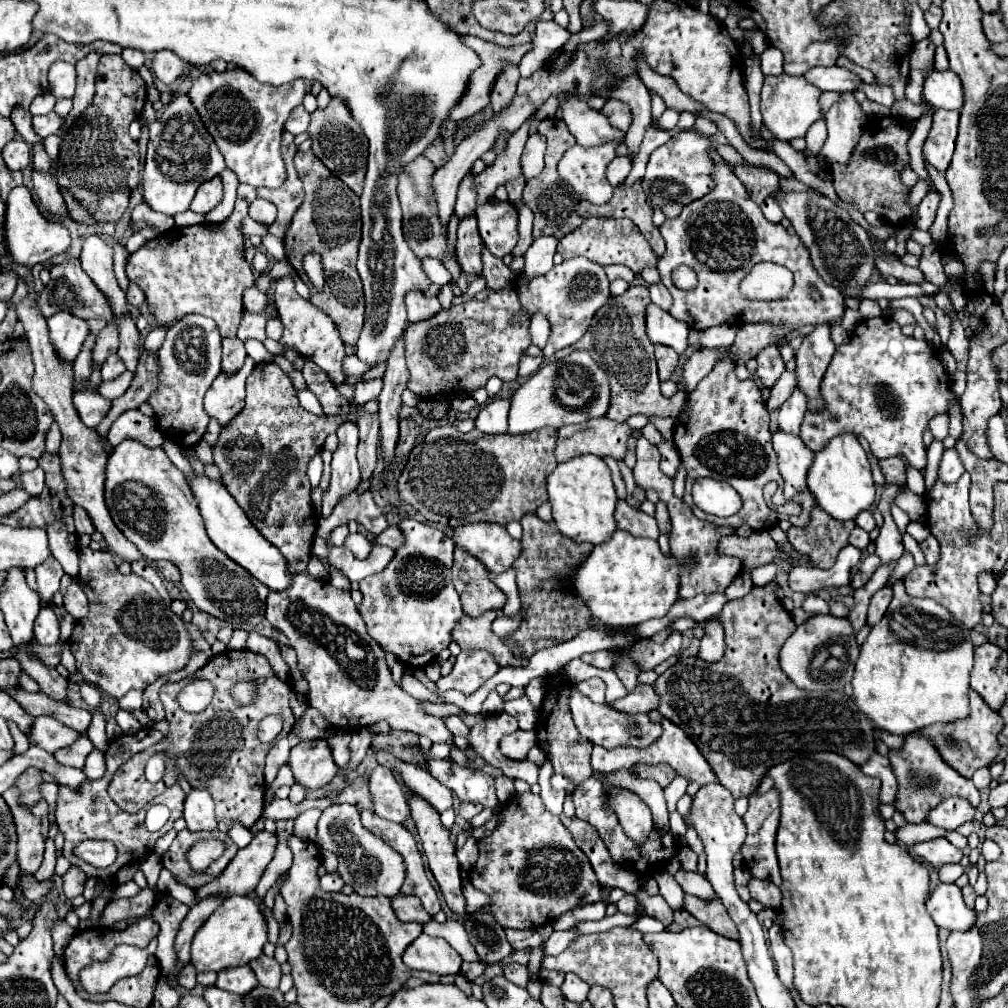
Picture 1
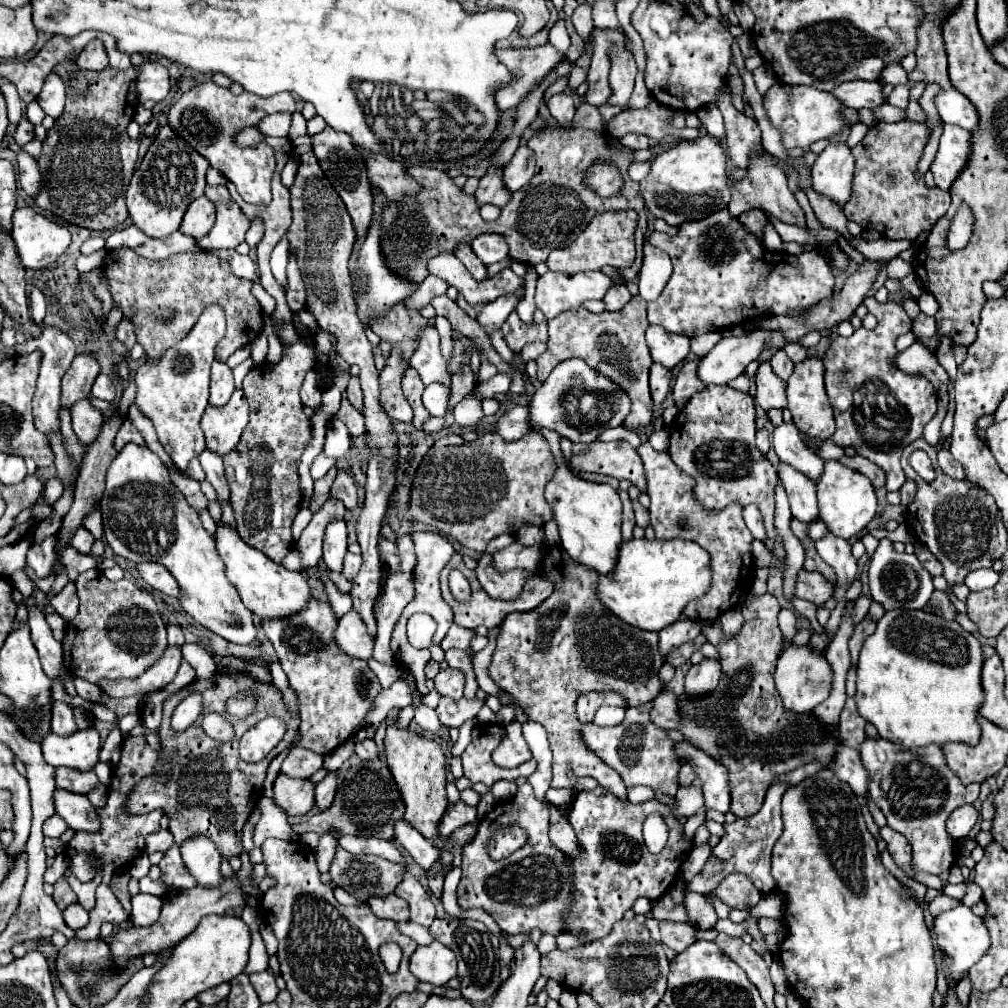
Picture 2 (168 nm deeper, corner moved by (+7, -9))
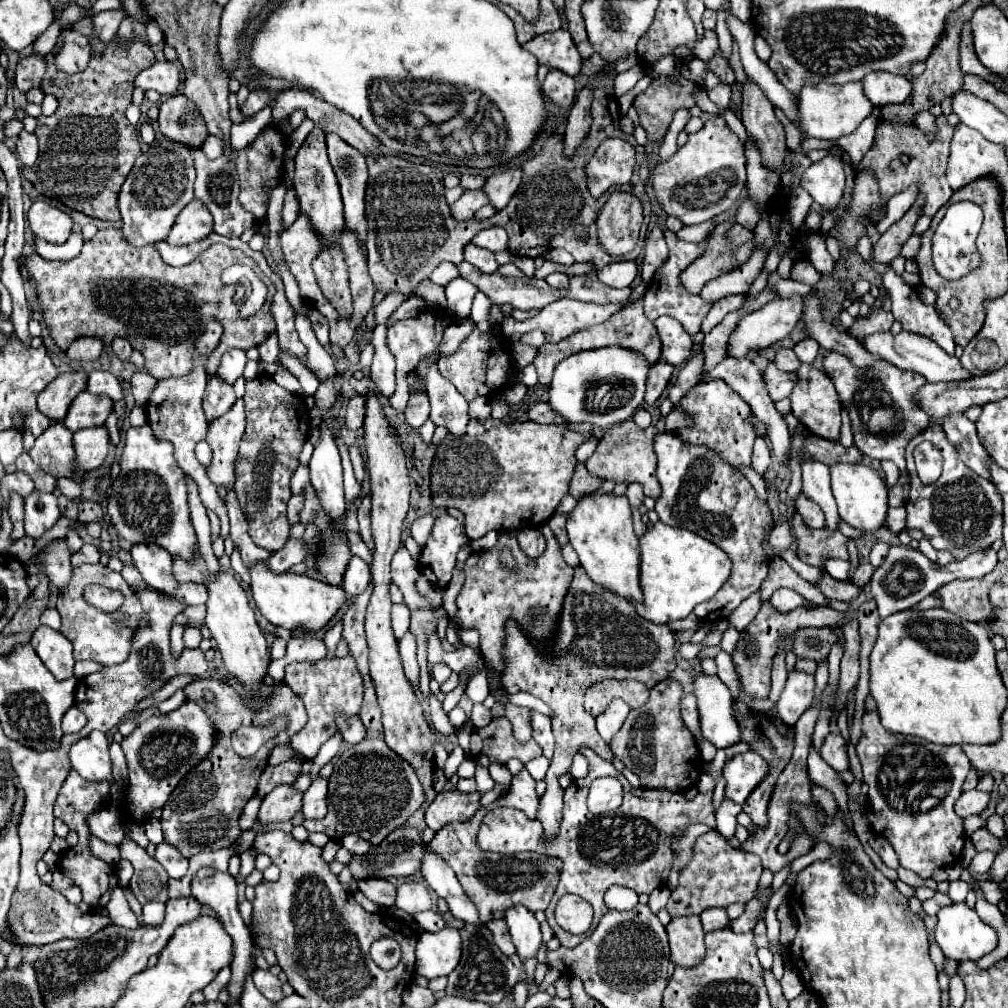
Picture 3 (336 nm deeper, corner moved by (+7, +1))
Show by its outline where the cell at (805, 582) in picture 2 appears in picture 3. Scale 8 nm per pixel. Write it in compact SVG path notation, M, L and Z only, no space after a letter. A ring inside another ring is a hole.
M822 573L818 583L814 583L830 600L850 602L858 597L860 589L850 581L838 581L828 573Z

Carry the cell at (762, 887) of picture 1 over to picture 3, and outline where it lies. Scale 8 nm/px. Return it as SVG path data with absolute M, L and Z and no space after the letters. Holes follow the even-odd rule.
M710 831L702 835L696 841L696 855L688 863L686 869L680 873L680 885L678 889L672 891L670 901L666 905L668 913L672 917L682 917L682 915L700 915L706 907L728 907L730 903L746 903L754 897L760 873L762 873L762 863L756 855L738 851L726 843L726 839Z

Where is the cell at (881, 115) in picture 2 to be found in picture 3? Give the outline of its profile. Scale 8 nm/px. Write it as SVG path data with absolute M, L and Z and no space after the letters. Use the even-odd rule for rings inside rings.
M920 111L920 113L916 113L914 123L916 123L922 131L928 131L928 135L932 135L932 131L934 131L934 117L932 117L928 111Z

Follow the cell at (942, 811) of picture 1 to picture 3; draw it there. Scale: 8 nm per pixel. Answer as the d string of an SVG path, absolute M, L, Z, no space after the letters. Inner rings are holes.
M972 789L972 791L964 791L962 795L960 795L960 799L956 801L956 815L958 817L968 817L968 815L980 815L984 809L986 809L986 805L988 805L988 799L990 799L990 795L988 793L982 793L982 791L978 791L978 789Z

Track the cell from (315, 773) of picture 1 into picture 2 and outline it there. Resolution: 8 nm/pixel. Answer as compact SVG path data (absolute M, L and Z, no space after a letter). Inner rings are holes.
M278 775L274 783L274 803L290 817L304 815L314 807L314 785Z

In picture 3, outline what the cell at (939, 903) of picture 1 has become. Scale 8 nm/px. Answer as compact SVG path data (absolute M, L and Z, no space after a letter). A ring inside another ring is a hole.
M952 903L948 907L942 907L938 911L938 925L936 925L934 935L936 935L936 943L940 945L942 953L956 963L976 961L982 955L988 955L990 951L994 951L994 947L998 943L994 929L978 917L976 909L968 909L966 903Z

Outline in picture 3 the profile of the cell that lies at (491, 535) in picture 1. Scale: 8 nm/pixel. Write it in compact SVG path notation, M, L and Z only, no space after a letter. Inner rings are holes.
M520 529L518 543L520 543L520 549L524 551L524 555L528 555L530 559L540 557L546 549L546 539L538 529Z

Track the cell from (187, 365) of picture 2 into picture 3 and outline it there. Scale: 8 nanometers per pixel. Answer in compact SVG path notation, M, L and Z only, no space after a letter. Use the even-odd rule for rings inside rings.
M210 319L208 327L204 329L204 333L200 335L200 339L196 341L196 347L194 347L194 369L184 377L170 377L170 379L156 381L156 387L152 389L150 399L146 403L146 415L148 415L148 423L150 423L156 439L164 439L164 441L170 441L174 445L174 459L176 459L178 467L198 483L202 503L220 517L220 521L222 521L222 533L220 535L226 537L228 535L226 505L220 499L220 495L216 491L216 485L208 479L206 467L200 465L194 457L194 447L200 439L204 439L206 425L208 425L206 419L204 419L204 409L202 409L202 395L204 395L206 381L208 381L206 361L208 361L208 355L216 349L220 337L222 337L220 319Z

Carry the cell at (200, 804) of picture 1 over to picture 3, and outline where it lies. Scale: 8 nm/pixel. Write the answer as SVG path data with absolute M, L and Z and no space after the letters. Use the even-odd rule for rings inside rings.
M202 867L196 871L194 879L192 879L192 897L196 897L200 903L212 907L216 911L216 917L224 923L228 935L232 937L234 941L234 961L230 965L232 969L232 979L228 983L228 991L230 991L230 997L240 997L242 993L242 983L244 983L244 977L248 975L250 967L252 967L252 961L250 961L250 953L252 953L252 935L248 931L248 927L244 925L240 913L238 913L238 901L236 901L236 879L228 873L220 873L212 867Z

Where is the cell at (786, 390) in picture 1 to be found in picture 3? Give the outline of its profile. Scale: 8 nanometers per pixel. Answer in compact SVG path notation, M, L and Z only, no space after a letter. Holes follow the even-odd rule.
M758 437L756 443L754 443L754 457L752 457L752 467L758 471L758 473L766 473L770 465L770 447L766 443L766 439Z

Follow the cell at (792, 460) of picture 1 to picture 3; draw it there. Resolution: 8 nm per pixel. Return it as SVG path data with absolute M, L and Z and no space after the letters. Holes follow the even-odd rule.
M798 493L798 497L796 497L796 511L802 515L802 521L808 527L818 527L818 529L824 527L824 513L822 513L822 509L812 499L808 499L802 493Z

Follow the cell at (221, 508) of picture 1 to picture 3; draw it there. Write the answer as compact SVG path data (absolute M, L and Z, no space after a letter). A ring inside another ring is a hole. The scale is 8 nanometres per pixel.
M256 561L248 567L250 571L250 589L256 607L260 613L274 625L284 627L288 631L306 631L306 629L320 629L324 627L334 613L340 609L340 605L346 601L346 593L342 587L332 587L330 583L296 575L296 573L274 573L266 561Z

